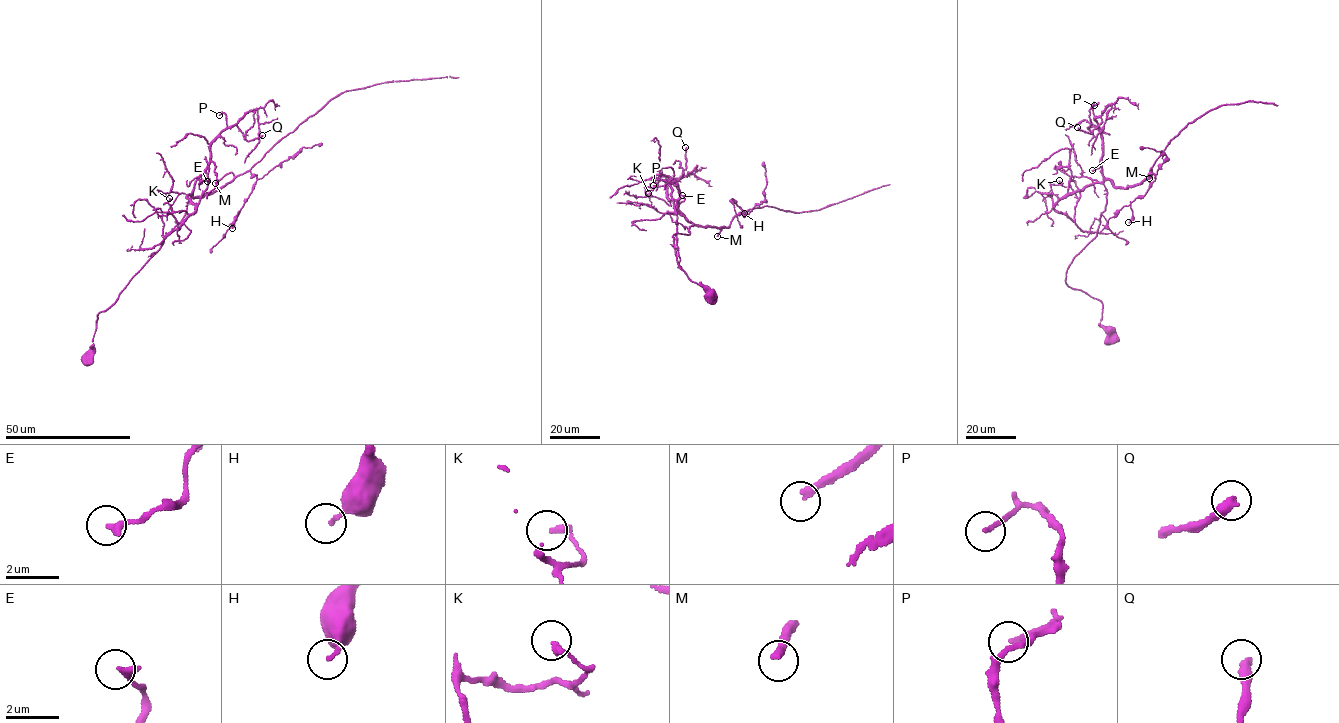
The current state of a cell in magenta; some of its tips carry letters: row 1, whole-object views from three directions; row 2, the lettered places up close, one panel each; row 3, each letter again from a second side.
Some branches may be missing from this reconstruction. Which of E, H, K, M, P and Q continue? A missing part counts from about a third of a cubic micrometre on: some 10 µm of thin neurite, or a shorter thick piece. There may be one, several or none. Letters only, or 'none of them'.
M

